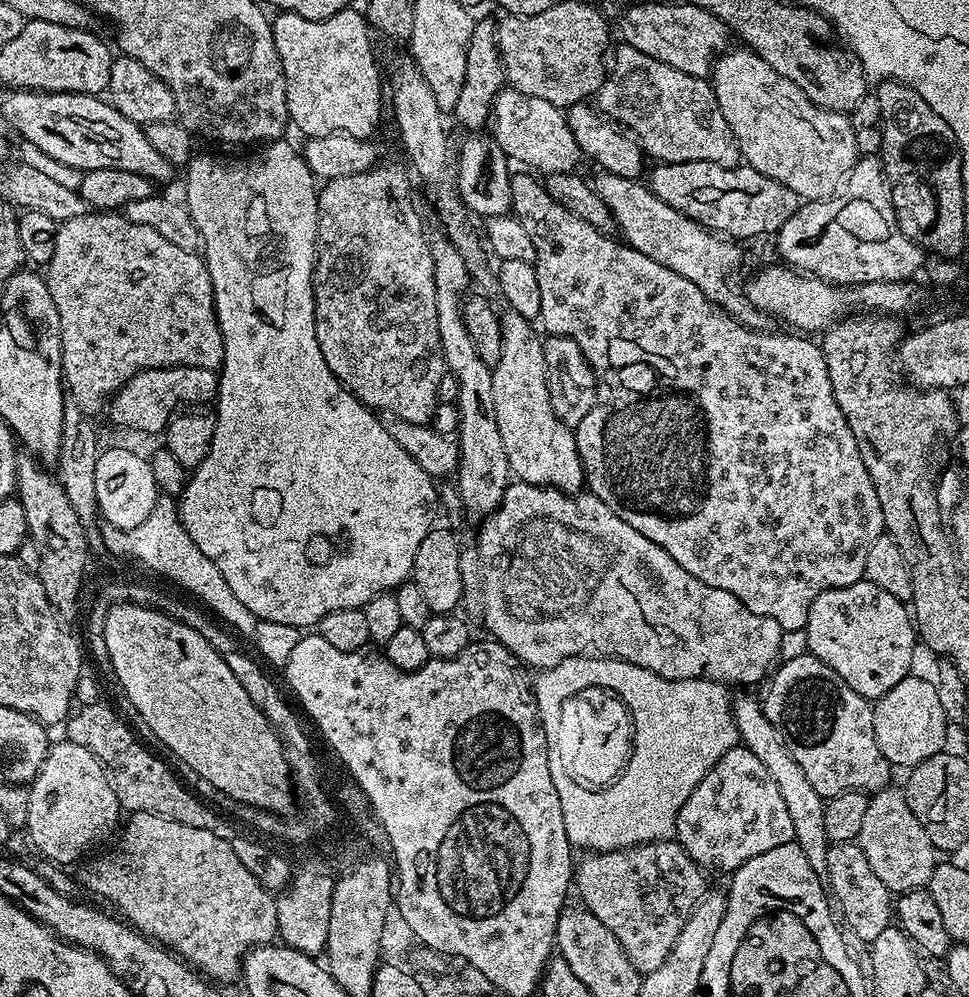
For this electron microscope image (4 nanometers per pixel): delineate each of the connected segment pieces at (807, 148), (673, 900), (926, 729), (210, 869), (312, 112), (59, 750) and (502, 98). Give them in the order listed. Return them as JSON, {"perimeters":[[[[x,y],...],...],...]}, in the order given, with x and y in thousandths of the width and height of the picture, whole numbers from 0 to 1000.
{"perimeters":[[[[755,46],[744,52],[743,55],[739,57],[739,63],[735,65],[733,83],[739,95],[737,102],[745,110],[745,114],[757,134],[760,145],[764,148],[767,163],[771,165],[771,168],[791,175],[791,179],[799,179],[799,183],[807,183],[807,187],[819,191],[819,195],[822,199],[830,203],[836,201],[852,201],[854,198],[864,196],[864,194],[868,192],[869,186],[874,182],[885,159],[879,121],[872,113],[858,112],[851,108],[846,108],[840,102],[836,102],[836,98],[832,98],[832,94],[828,94],[828,90],[824,90],[824,86],[819,86],[819,82],[815,82],[815,78],[807,78],[807,74],[803,74],[803,70],[796,68],[782,53],[777,52],[776,49],[771,46]]],[[[697,842],[676,843],[670,847],[656,847],[653,851],[633,851],[631,853],[615,853],[610,857],[598,860],[592,871],[592,891],[599,894],[598,906],[638,941],[642,953],[646,953],[646,961],[663,977],[679,973],[683,965],[687,965],[687,957],[700,945],[700,937],[712,921],[716,909],[727,900],[728,872],[716,866],[712,857]]],[[[945,677],[934,678],[927,688],[923,688],[923,692],[914,692],[914,696],[900,706],[902,740],[906,744],[906,752],[910,752],[916,765],[926,771],[940,772],[956,760],[975,753],[974,741],[980,732],[979,722],[968,704],[965,685]]],[[[138,814],[131,820],[132,827],[124,844],[112,855],[103,855],[96,863],[88,862],[82,868],[82,890],[99,899],[108,899],[121,911],[117,912],[137,931],[185,959],[216,984],[247,984],[252,960],[260,952],[286,942],[282,896],[276,895],[266,881],[250,869],[246,857],[241,857],[239,852],[239,843],[230,843],[232,840],[228,836],[171,822],[159,814]]],[[[366,7],[354,8],[349,14],[345,14],[335,20],[321,20],[320,18],[312,18],[302,12],[289,12],[284,19],[281,20],[281,33],[285,39],[287,46],[287,58],[291,62],[291,70],[295,78],[295,106],[297,107],[297,119],[310,132],[315,132],[315,137],[335,136],[336,134],[345,134],[346,132],[356,132],[362,136],[383,137],[384,131],[392,124],[392,72],[388,69],[388,60],[384,57],[384,40],[380,37],[382,33],[382,25],[375,11],[367,12]]],[[[71,742],[55,745],[51,749],[50,758],[29,791],[31,805],[26,826],[27,836],[29,835],[34,847],[46,858],[46,862],[63,869],[72,869],[70,867],[76,864],[79,866],[91,851],[107,842],[117,832],[122,816],[125,817],[126,814],[116,785],[99,758],[93,756],[88,749]]],[[[520,86],[508,103],[506,135],[514,142],[514,146],[518,146],[520,156],[525,161],[534,160],[537,166],[550,174],[567,177],[568,175],[592,173],[600,168],[598,164],[599,160],[601,161],[601,153],[586,125],[585,115],[576,106],[563,102],[563,98],[555,98],[551,94],[539,94],[534,88]]]]}

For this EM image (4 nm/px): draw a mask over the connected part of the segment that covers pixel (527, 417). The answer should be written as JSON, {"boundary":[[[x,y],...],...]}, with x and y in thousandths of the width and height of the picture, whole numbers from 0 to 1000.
{"boundary":[[[520,311],[515,318],[518,355],[508,369],[510,416],[527,476],[543,485],[560,485],[577,493],[598,494],[605,485],[601,459],[593,432],[578,422],[569,406],[558,338],[553,338],[550,322],[539,319],[539,315]]]}

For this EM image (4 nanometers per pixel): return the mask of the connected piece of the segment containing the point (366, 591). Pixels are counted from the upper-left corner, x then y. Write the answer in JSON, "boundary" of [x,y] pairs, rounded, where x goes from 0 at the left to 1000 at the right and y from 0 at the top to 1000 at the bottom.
{"boundary":[[[293,138],[282,140],[261,151],[264,152],[261,156],[252,156],[249,160],[202,154],[192,165],[194,186],[190,189],[189,200],[196,219],[200,219],[200,227],[204,227],[211,266],[219,280],[223,318],[231,344],[231,363],[225,373],[226,394],[221,400],[223,430],[219,446],[215,448],[211,462],[193,478],[193,485],[184,498],[184,513],[192,536],[200,540],[200,548],[204,548],[204,552],[208,552],[208,556],[225,568],[237,592],[241,592],[241,597],[258,611],[258,616],[262,616],[265,622],[295,624],[295,628],[322,632],[329,622],[336,620],[336,616],[345,616],[345,612],[375,610],[390,596],[405,594],[424,579],[431,547],[451,525],[451,482],[442,477],[440,471],[436,471],[436,467],[431,467],[431,463],[427,463],[427,459],[423,459],[423,455],[407,443],[407,439],[402,439],[389,414],[364,397],[343,374],[341,367],[336,367],[336,359],[332,359],[332,347],[326,338],[322,294],[322,272],[326,270],[328,182],[316,166],[311,149],[295,141]]]}

